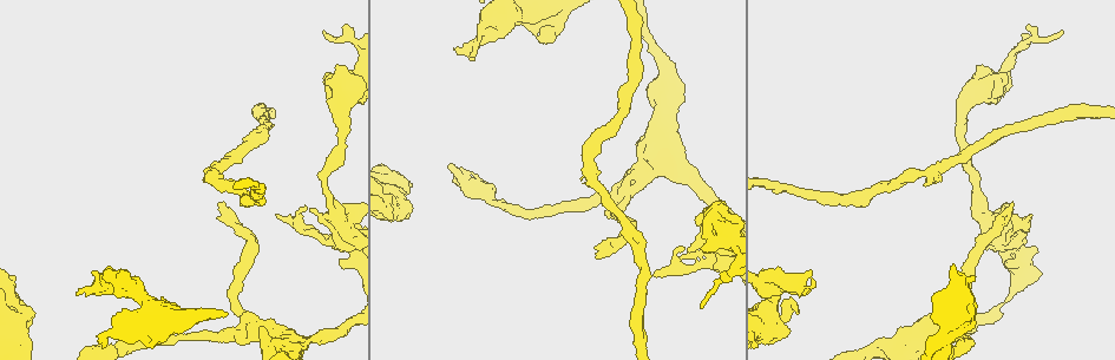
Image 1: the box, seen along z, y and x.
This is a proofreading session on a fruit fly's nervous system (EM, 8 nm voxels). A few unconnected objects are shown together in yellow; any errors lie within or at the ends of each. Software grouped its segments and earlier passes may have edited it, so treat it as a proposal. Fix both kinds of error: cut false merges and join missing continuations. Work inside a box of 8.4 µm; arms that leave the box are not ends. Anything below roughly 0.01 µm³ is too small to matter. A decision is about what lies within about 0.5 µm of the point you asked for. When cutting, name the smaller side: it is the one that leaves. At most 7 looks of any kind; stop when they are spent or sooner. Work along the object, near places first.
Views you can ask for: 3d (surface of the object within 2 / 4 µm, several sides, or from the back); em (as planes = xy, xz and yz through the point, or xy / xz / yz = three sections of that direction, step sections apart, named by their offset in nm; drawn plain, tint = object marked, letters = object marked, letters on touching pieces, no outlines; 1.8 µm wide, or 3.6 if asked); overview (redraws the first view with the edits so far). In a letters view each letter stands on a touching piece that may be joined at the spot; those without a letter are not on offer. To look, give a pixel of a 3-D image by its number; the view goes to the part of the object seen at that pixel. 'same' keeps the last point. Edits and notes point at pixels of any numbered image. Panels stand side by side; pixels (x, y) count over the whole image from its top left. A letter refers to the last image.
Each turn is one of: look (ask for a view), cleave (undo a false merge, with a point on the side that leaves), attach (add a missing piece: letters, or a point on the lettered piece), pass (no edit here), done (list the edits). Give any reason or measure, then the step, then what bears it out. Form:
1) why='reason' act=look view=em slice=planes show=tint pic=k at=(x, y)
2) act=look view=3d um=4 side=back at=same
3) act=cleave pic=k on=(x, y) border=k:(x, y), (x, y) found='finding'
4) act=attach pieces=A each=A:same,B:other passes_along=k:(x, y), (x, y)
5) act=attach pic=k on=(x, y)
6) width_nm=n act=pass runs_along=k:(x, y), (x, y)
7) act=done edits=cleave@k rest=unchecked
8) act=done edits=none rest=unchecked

act=look view=3d um=2 pic=1 at=(305, 231)

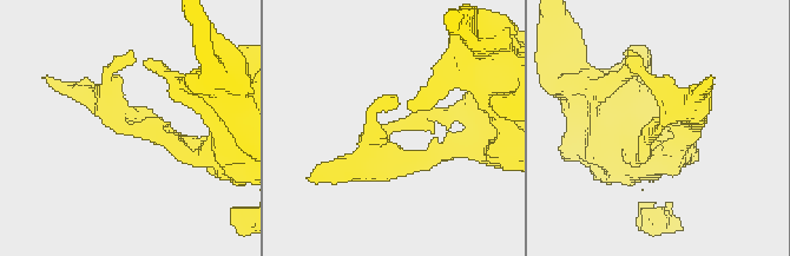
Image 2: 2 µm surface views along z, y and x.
act=look view=em um=3.6 slice=planes show=letters pic=2 at=(132, 127)

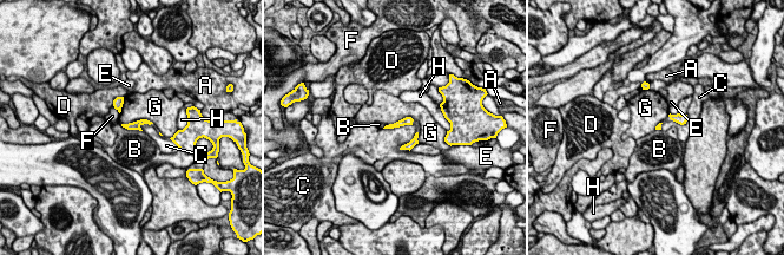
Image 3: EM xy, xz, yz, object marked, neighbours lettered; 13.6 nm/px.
act=pass each=A:other,B:other,C:other,D:other,E:other,F:other,G:other,H:other border=3:(153, 123), (137, 119), (122, 124) found='continuous, no second cell'

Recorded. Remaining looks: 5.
why='long arm stops here' act=look view=em slice=planes show=letters pic=1 at=(600, 258)

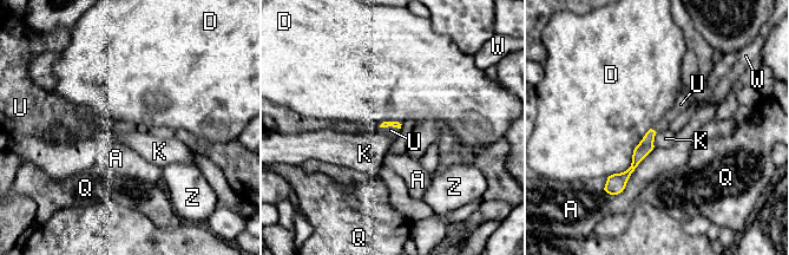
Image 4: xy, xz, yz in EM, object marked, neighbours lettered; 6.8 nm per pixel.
act=attach pieces=U each=A:other,D:other,K:other,Q:other,U:same,W:other,Z:other found='the cell continues'

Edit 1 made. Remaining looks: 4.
why='branch point' act=look view=em slice=yz step=16 show=letters pic=1 at=(626, 194)

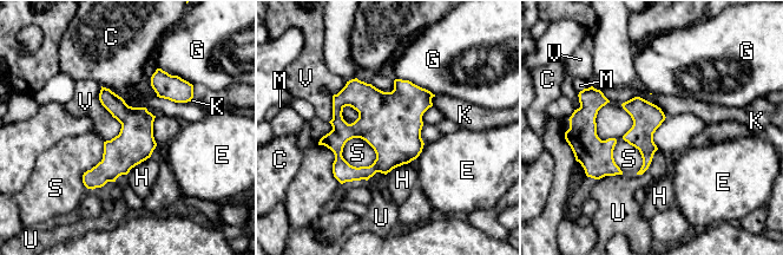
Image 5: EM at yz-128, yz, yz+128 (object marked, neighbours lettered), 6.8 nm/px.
why='another direction' act=look view=em slice=planes show=letters at=same

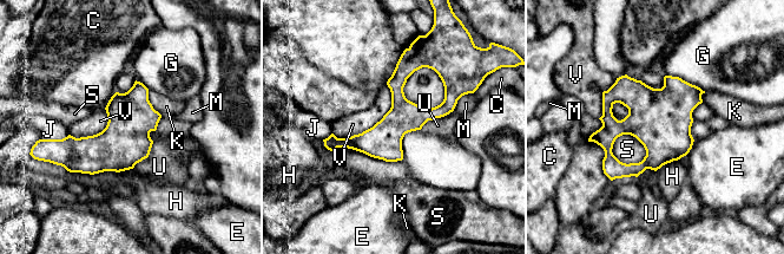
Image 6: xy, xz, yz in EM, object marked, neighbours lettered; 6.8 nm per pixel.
longest_contact=V:500nm act=pass each=C:other,E:other,G:other,H:other,J:other,K:other,M:other,S:other,U:other,V:other found='one cell here'

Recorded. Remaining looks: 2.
act=done edits=attach@4 rest=unchecked

